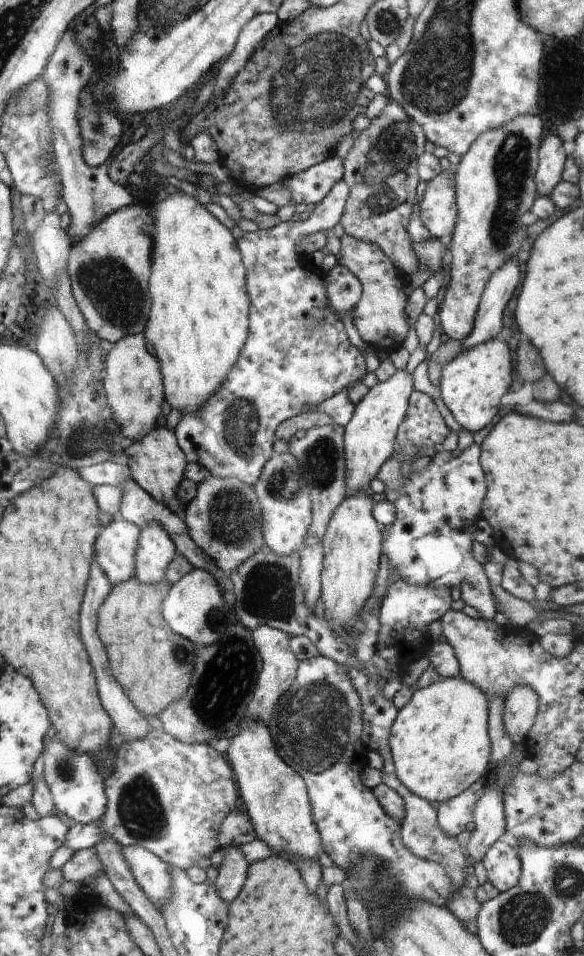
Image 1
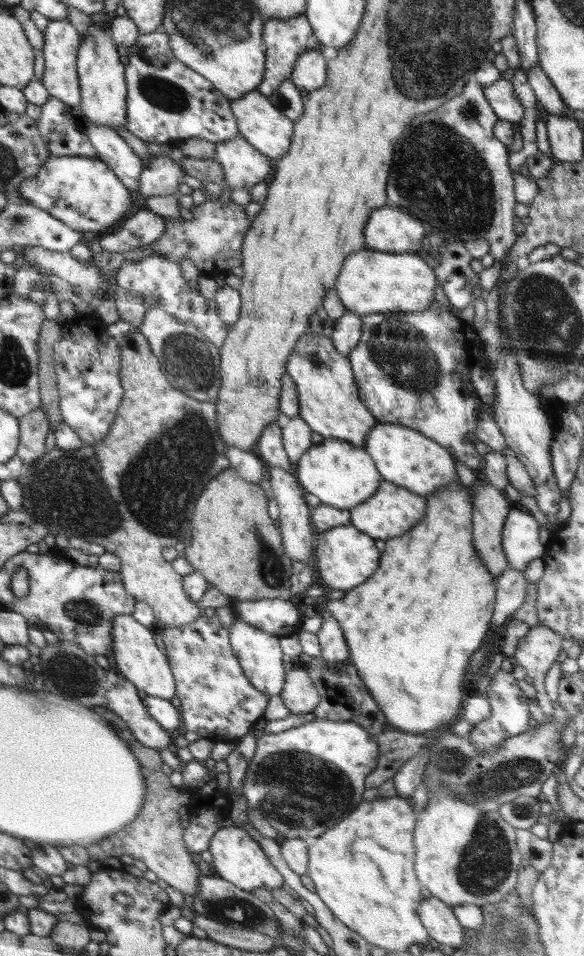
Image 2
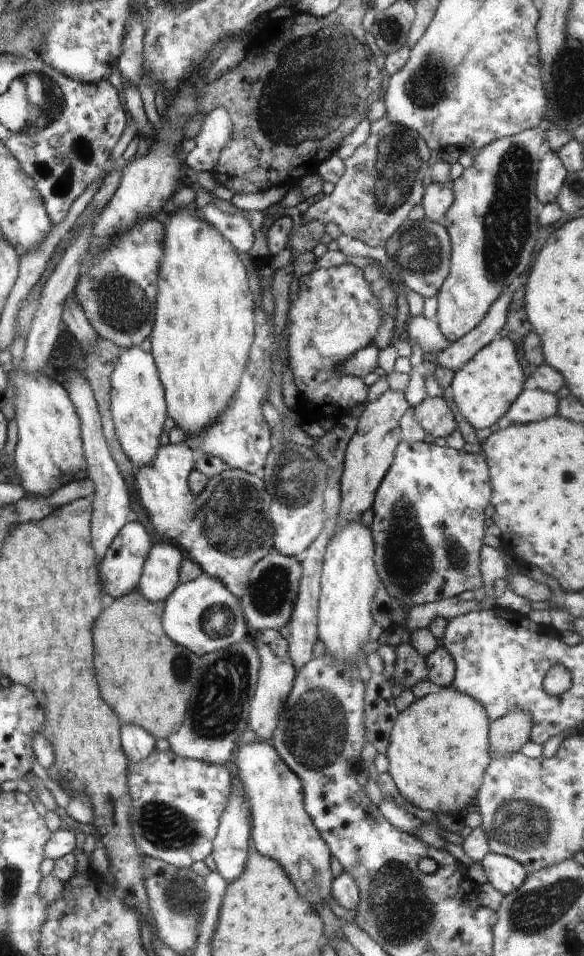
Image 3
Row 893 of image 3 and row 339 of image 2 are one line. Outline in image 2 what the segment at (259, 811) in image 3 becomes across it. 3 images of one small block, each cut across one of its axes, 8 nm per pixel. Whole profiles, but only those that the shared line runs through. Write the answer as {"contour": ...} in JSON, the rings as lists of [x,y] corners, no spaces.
{"contour":[[[306,332],[296,341],[294,351],[287,357],[285,371],[296,384],[300,402],[299,417],[313,432],[324,438],[337,438],[365,448],[366,437],[378,422],[360,398],[350,360],[338,354],[331,337]]]}

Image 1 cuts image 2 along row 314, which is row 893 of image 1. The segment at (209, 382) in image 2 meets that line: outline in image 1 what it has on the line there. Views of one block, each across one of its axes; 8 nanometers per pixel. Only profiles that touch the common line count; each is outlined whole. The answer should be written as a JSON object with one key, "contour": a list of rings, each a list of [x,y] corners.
{"contour":[[[138,845],[123,847],[123,855],[134,872],[136,882],[139,883],[147,897],[157,907],[160,907],[169,898],[170,865]]]}

